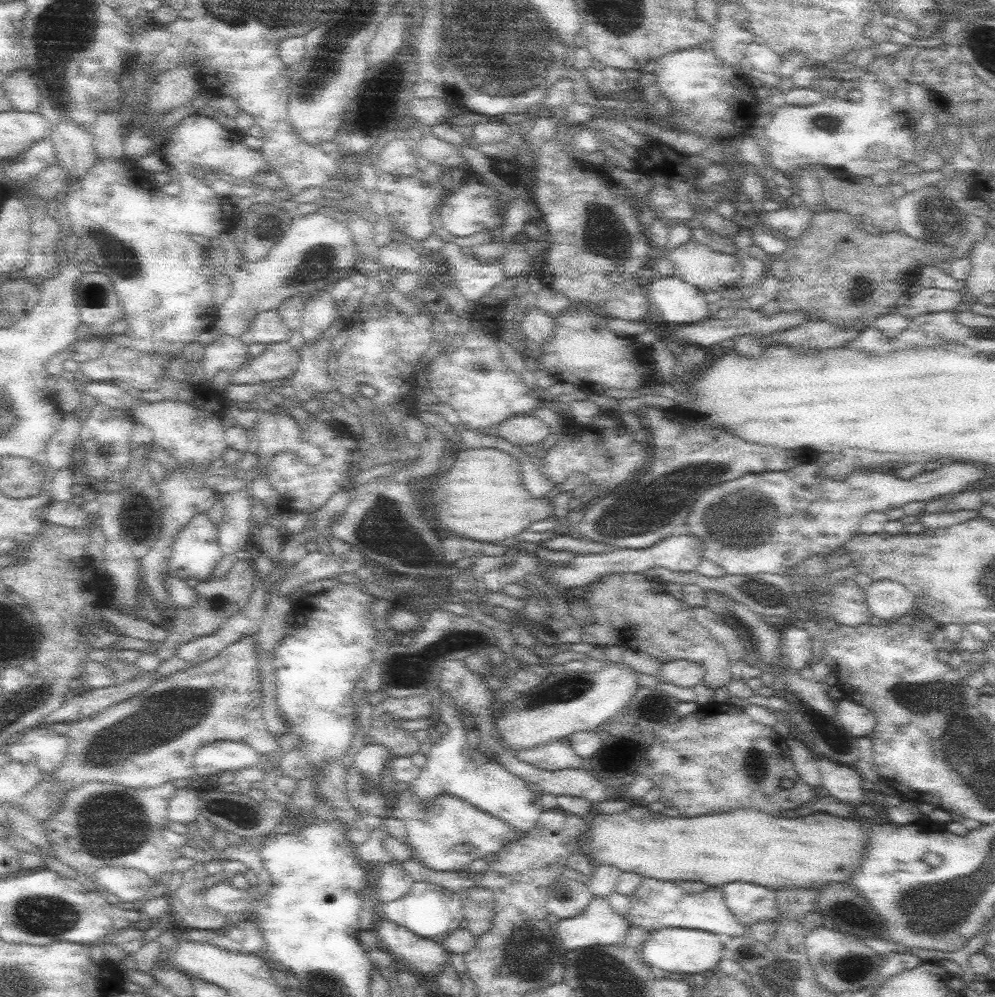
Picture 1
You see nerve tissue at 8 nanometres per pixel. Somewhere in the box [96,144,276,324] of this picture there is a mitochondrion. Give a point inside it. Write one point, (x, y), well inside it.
(126, 259)

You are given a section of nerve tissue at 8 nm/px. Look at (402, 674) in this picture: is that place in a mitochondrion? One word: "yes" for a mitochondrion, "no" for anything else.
yes

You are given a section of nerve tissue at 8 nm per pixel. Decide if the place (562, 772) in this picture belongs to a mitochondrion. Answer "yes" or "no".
no

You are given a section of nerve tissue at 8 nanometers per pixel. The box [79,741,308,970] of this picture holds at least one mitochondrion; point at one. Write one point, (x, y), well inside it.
(235, 811)

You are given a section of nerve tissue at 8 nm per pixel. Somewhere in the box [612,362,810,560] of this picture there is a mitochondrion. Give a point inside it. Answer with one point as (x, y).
(750, 533)

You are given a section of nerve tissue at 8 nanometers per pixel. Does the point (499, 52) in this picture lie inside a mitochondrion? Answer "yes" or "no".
yes

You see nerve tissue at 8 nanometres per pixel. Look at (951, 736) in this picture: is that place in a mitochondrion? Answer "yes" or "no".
yes

